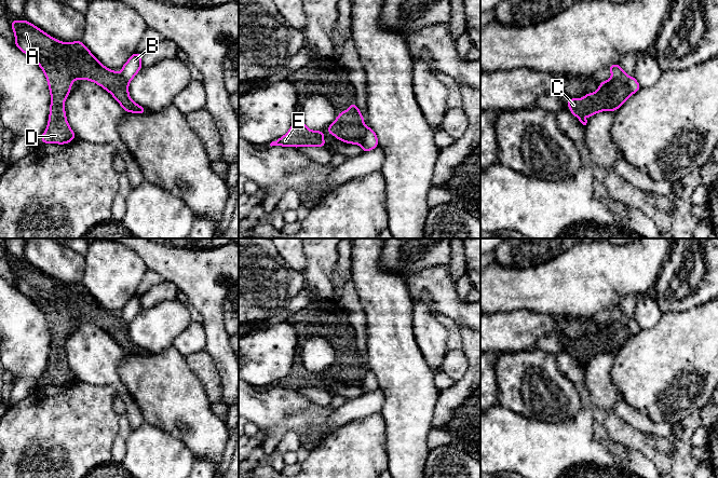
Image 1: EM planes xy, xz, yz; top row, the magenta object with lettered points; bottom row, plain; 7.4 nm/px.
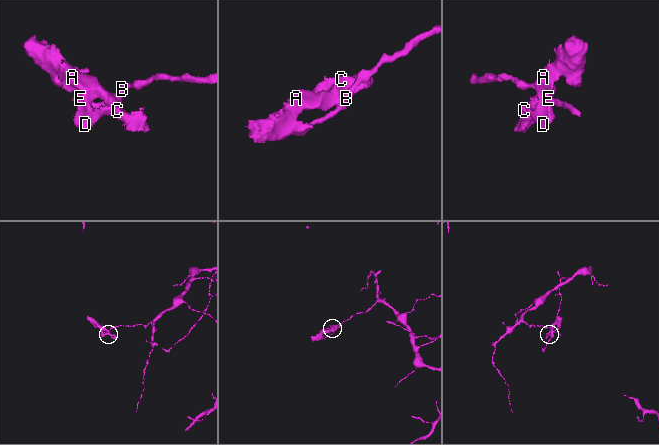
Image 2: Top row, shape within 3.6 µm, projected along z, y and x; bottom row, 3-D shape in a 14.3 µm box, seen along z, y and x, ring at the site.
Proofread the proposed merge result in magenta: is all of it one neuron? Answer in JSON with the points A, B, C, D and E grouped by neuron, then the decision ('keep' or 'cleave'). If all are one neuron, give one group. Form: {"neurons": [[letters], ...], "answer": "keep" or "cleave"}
{"neurons": [["A", "C", "D", "E"], ["B"]], "answer": "cleave"}

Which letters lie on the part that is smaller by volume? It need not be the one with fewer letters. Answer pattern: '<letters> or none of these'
A, C, D, E

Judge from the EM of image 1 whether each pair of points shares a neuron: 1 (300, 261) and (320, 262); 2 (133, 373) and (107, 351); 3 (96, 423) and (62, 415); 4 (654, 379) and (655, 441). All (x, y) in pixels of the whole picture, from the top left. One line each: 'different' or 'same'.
1: different
2: different
3: same
4: different

